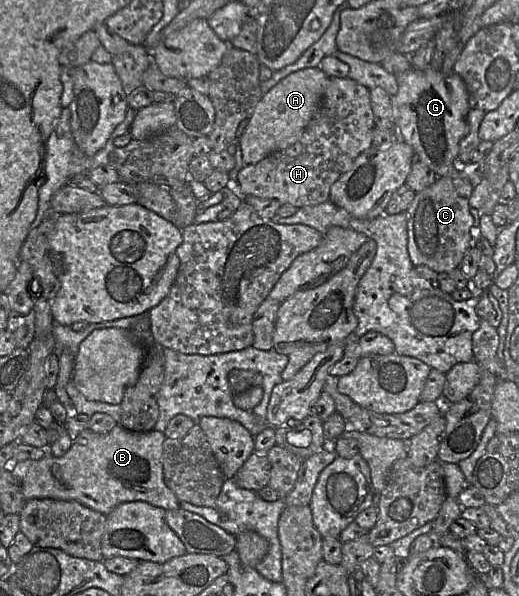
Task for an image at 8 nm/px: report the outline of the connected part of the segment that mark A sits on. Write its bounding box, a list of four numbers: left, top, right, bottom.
[240,68,329,165]

